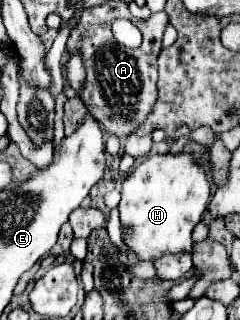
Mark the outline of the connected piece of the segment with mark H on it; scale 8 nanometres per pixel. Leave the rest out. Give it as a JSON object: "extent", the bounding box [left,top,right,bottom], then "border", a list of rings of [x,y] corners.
{"extent":[118,152,210,260],"border":[[[158,152],[148,156],[142,164],[138,164],[122,182],[122,200],[118,204],[122,228],[128,230],[124,242],[130,250],[134,250],[140,260],[154,260],[164,252],[190,252],[192,250],[192,228],[202,220],[210,200],[210,172],[204,164],[200,164],[192,152]]]}

